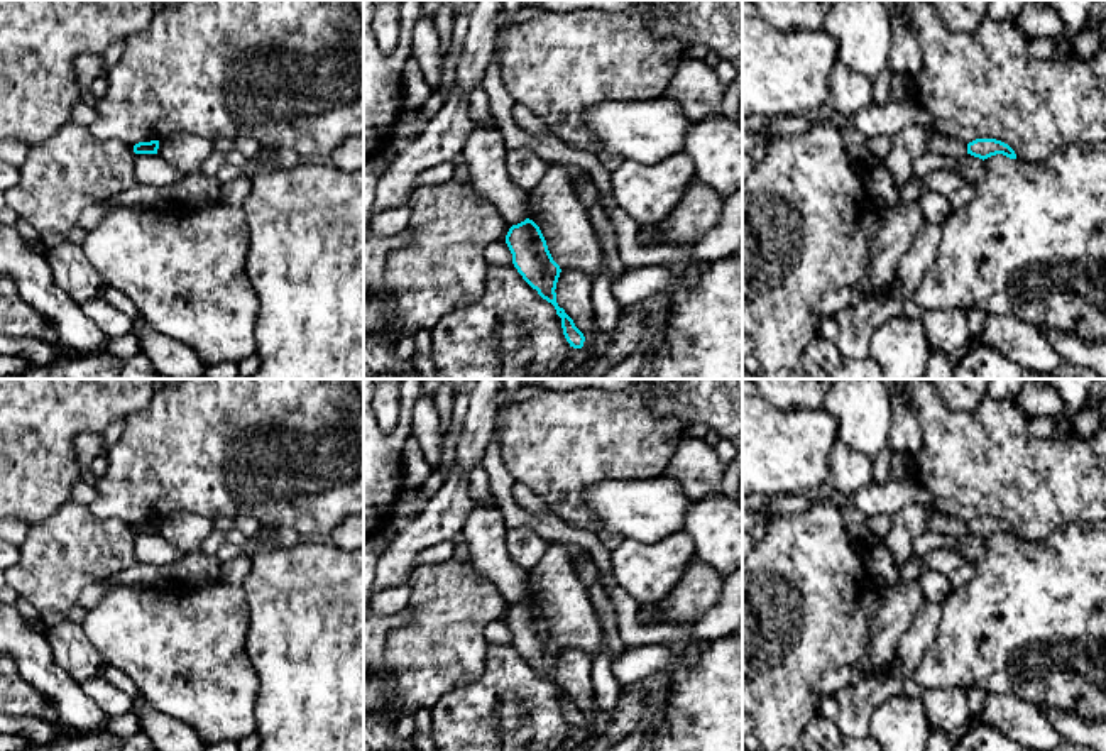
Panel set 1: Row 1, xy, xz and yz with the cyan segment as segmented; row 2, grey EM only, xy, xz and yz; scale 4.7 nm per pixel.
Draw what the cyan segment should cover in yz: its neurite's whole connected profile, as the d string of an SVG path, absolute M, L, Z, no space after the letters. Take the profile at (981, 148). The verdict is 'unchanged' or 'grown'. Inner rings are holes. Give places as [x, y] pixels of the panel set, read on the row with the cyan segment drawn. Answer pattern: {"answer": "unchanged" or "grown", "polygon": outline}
{"answer": "unchanged", "polygon": "M976 139L969 142L967 154L979 157L983 161L996 154L1003 154L1010 159L1016 159L1015 151L1008 144L996 139Z"}

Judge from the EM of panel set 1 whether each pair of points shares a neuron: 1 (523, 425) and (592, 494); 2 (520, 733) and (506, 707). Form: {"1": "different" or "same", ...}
{"1": "different", "2": "same"}

